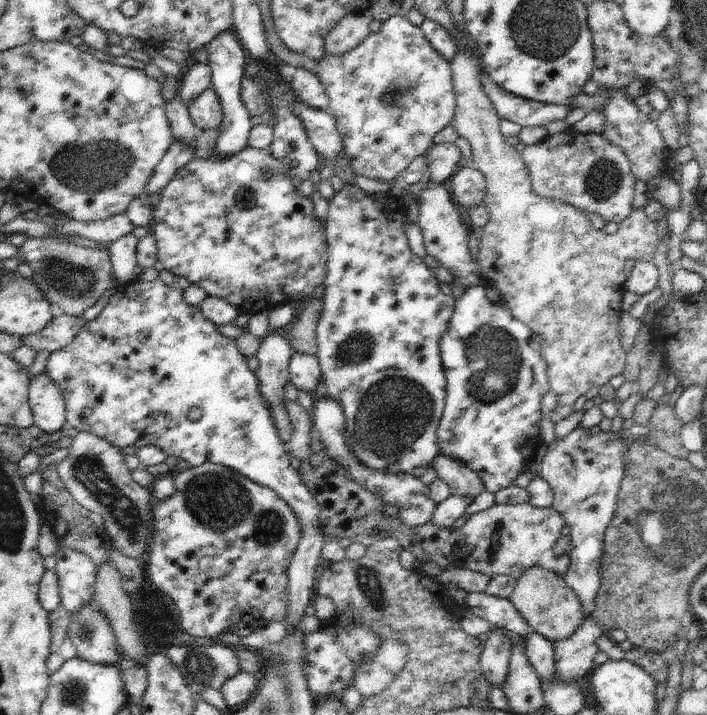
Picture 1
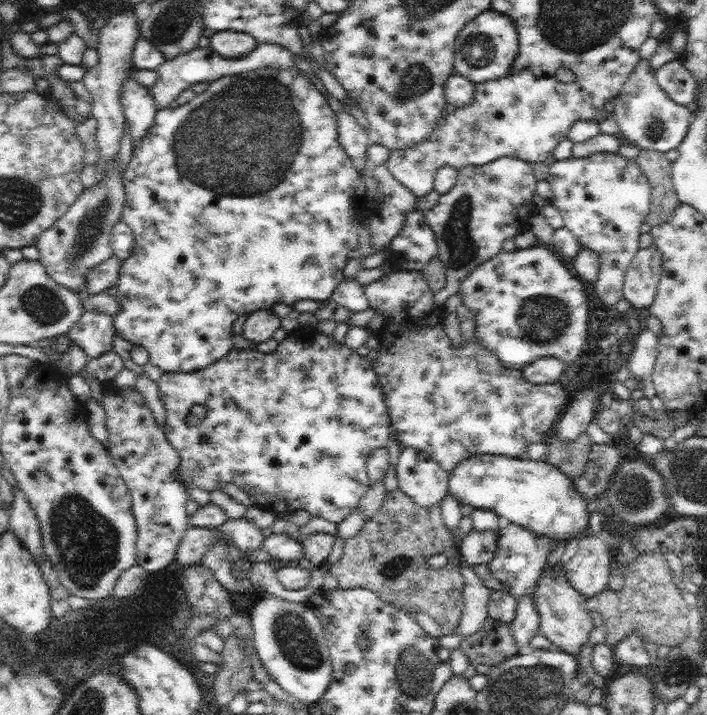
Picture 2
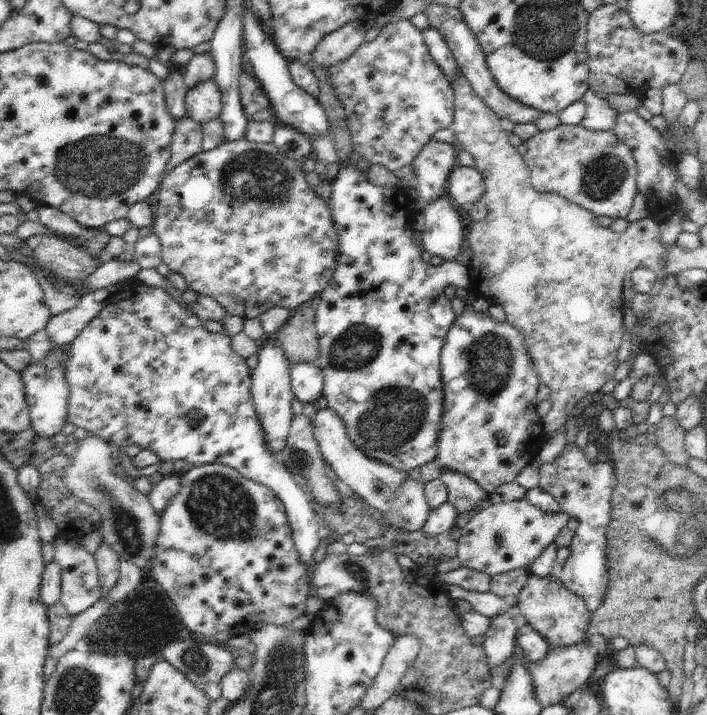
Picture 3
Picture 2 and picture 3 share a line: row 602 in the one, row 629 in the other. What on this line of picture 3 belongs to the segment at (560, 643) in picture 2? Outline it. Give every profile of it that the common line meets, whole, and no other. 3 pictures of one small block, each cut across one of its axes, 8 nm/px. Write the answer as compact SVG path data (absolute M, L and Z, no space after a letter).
M529 574L529 580L525 584L525 588L521 588L521 592L515 596L517 600L517 612L527 620L527 624L539 632L545 642L549 644L549 650L557 650L557 648L571 648L577 644L583 644L587 640L587 628L591 624L591 612L587 610L585 602L575 596L573 592L569 592L559 580L555 578L539 578Z

